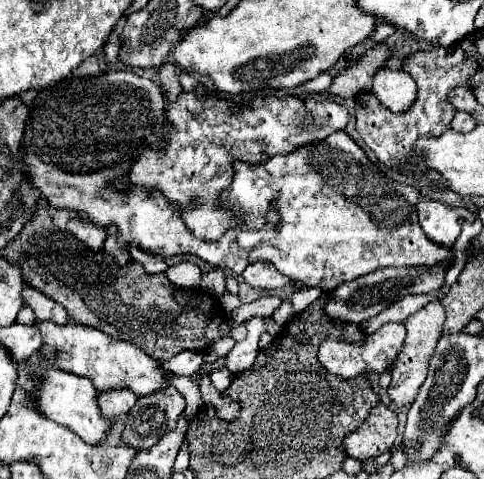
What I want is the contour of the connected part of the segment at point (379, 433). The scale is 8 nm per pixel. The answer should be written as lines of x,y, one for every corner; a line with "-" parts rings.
375,406
359,430
351,432
345,440
347,454
359,462
381,456
387,448
395,446
397,424
399,418
389,406

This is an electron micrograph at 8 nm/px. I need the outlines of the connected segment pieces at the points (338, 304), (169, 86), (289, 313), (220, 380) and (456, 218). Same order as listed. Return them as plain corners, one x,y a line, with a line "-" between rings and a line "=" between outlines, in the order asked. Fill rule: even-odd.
439,262
435,266
401,266
401,268
381,268
371,274
359,276
351,282
343,282
341,286
331,292
331,302
327,304
327,314
341,322
355,322
363,324
369,318
377,316
385,308
389,308
393,302
409,296
409,294
423,294
423,292
437,292
445,284
445,274
449,270
451,262
=
163,62
159,66
155,66
157,72
157,80
159,84
167,90
167,100
175,102
179,98
179,92
183,92
181,84
179,84
179,72
171,62
=
286,300
279,307
279,310
275,310
273,320
275,320
279,326
285,327
287,324
291,323
291,320
293,320
295,315
296,313
294,312
290,302
=
226,368
215,369
209,374
209,378
213,382
213,385
220,392
225,391
233,380
233,374
=
423,198
419,202
419,224
427,238
451,248
461,234
461,212
463,208
451,208
447,204

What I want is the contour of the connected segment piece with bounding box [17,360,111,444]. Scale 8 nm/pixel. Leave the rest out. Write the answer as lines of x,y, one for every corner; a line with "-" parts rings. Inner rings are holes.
27,360
19,362
17,366
17,386
27,392
29,402
35,406
35,410
39,410
49,420
73,430
87,444
101,442
111,428
111,422
99,414
97,390
87,378
57,370
49,364

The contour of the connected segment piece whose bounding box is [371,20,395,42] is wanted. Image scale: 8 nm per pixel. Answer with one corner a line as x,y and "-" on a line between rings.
379,20
377,26
375,26
375,30
373,30
373,34
371,34
371,38
373,38
375,42
383,42
391,32
395,32
395,28
389,26
389,24
385,24
383,20

